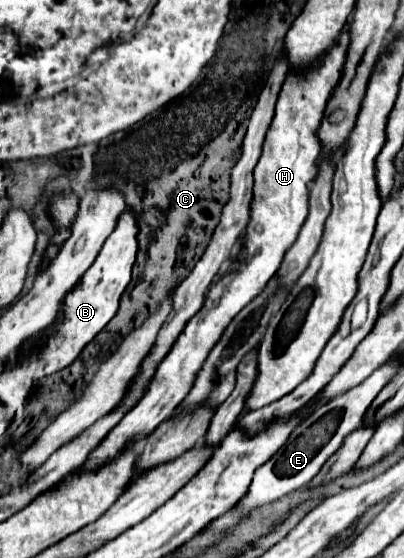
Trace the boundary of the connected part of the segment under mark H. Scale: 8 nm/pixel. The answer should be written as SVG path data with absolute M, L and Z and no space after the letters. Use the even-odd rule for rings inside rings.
M344 27L338 43L326 53L318 67L310 69L308 73L290 73L286 77L276 103L276 115L266 133L262 157L254 169L254 199L250 205L250 223L246 227L238 257L234 257L234 261L230 261L230 265L214 281L214 285L210 285L202 309L186 323L172 351L166 355L166 361L160 363L158 373L152 377L144 397L106 435L100 447L92 451L92 455L80 469L98 469L106 465L122 451L128 441L142 439L174 413L180 401L184 401L184 397L194 387L198 369L204 365L210 349L218 343L234 315L238 315L242 307L246 307L258 293L262 293L270 277L280 267L286 249L290 249L290 245L296 241L298 231L308 215L308 185L316 177L316 159L320 155L316 129L320 127L326 101L330 99L330 93L340 79L338 73L342 71L346 47L348 27ZM104 455L110 457L104 459Z

